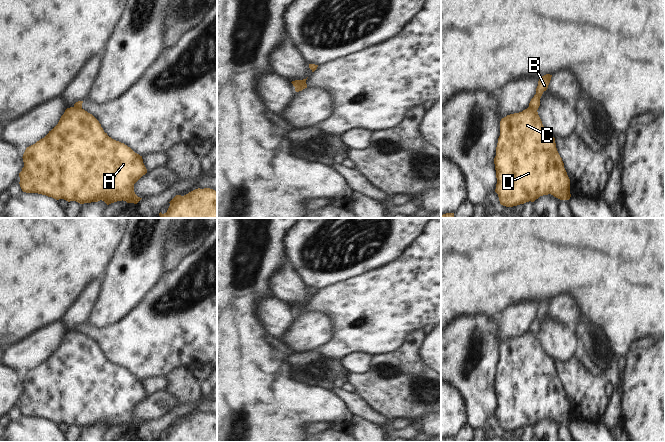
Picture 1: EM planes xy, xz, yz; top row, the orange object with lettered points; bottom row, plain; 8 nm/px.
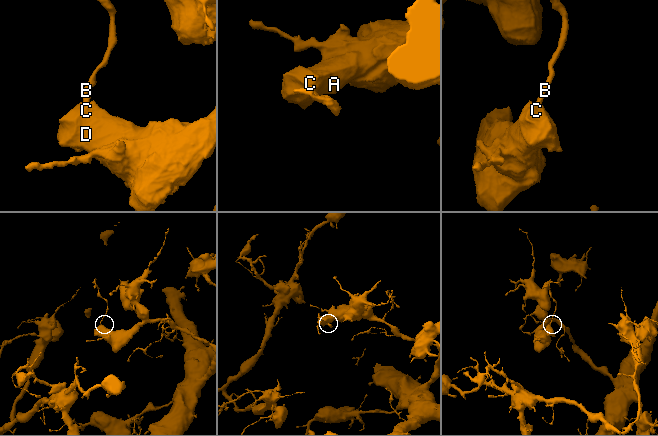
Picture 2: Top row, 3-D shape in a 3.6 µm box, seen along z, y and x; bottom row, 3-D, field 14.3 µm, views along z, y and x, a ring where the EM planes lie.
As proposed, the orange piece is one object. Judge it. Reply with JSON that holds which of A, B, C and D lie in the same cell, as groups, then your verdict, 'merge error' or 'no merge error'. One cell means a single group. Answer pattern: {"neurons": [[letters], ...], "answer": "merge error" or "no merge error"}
{"neurons": [["A", "C", "D"], ["B"]], "answer": "merge error"}

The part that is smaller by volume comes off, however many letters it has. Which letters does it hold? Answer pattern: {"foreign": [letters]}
{"foreign": ["B"]}

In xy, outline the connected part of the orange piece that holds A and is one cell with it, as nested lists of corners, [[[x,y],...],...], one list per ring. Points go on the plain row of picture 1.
[[[67,332],[58,348],[23,378],[24,391],[19,397],[20,411],[26,417],[38,417],[56,424],[76,425],[80,428],[104,425],[107,429],[126,425],[137,428],[142,422],[134,416],[134,408],[147,397],[142,380],[130,371],[109,361],[99,345],[84,333]]]

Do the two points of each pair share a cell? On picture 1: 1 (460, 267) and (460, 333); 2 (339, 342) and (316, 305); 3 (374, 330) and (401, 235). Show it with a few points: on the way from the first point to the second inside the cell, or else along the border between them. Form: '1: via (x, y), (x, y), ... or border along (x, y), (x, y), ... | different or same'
1: border along (484, 314), (459, 314), (451, 320) | different
2: via (339, 331), (339, 319), (327, 307) | same
3: border along (410, 243), (396, 258), (372, 269) | different

